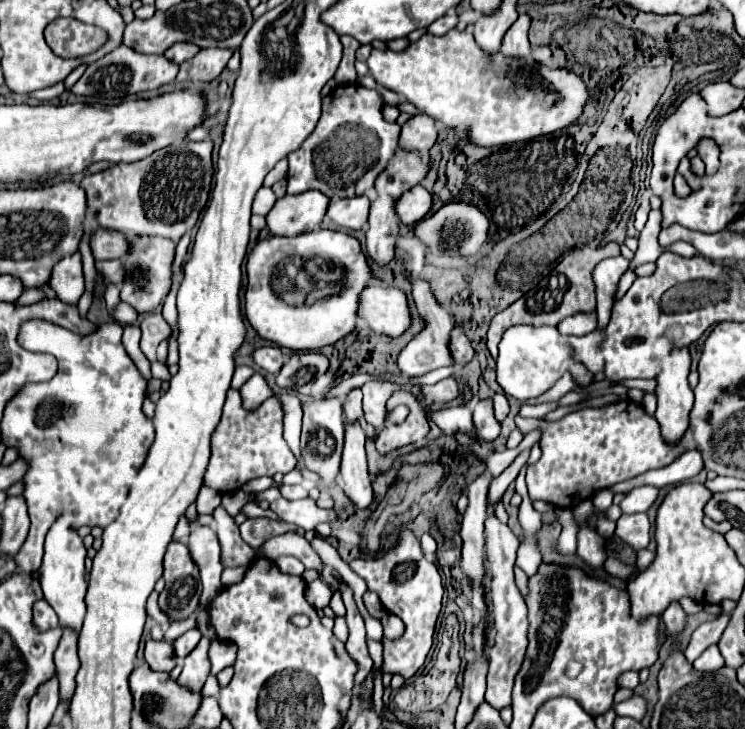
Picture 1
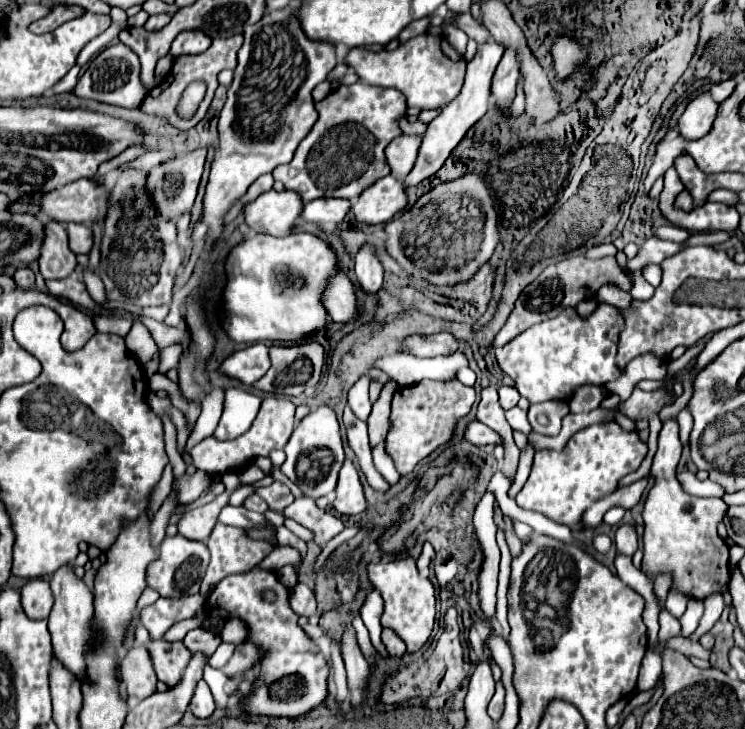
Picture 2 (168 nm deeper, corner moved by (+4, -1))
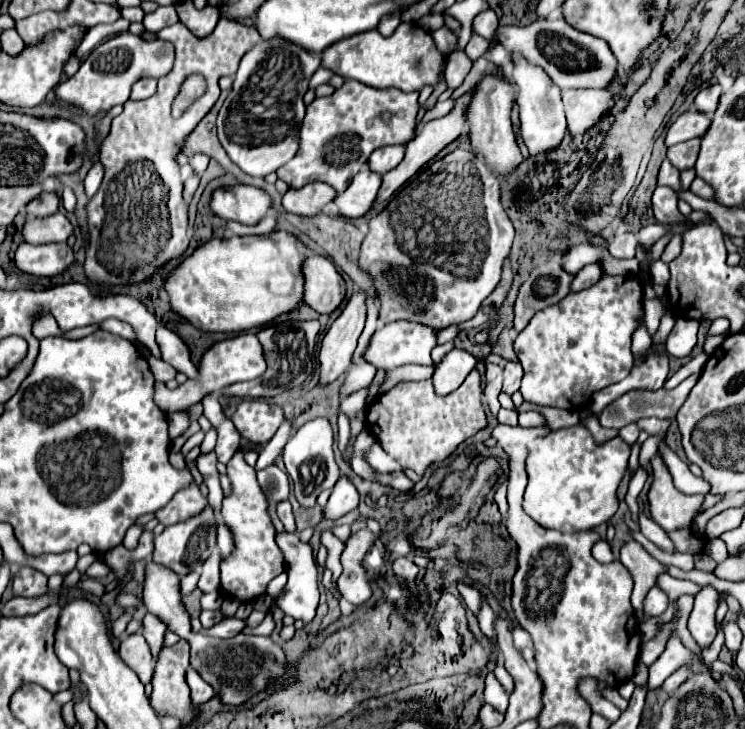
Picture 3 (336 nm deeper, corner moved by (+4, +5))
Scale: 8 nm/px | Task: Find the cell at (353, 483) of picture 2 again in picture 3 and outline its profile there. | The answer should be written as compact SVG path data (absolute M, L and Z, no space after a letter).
M341 477L331 491L327 505L323 507L323 519L337 521L339 517L357 509L357 503L359 503L359 493L355 485L347 477Z

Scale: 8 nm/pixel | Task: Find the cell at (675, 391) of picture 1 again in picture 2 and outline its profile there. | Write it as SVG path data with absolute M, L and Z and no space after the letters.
M669 419L663 423L659 431L659 447L653 457L651 475L655 485L651 487L643 521L643 545L645 555L641 563L641 571L655 579L661 573L671 575L671 589L687 595L691 599L705 601L711 595L723 595L729 591L729 545L717 535L717 523L725 515L725 501L717 497L693 497L689 495L681 483L677 481L675 467L681 457L681 443L679 443L679 423L677 419Z

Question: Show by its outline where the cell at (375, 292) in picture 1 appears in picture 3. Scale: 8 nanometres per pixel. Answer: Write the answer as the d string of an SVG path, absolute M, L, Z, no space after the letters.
M307 253L301 265L303 303L317 313L331 313L345 297L345 281L337 275L335 265L315 253Z

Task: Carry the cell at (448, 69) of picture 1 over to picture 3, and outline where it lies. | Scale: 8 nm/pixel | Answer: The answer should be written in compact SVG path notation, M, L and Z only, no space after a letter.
M401 23L389 37L371 29L371 33L359 33L331 45L331 49L325 49L321 55L321 67L341 75L343 79L355 79L377 89L397 87L401 91L421 91L423 85L437 83L443 57L427 31L413 23Z

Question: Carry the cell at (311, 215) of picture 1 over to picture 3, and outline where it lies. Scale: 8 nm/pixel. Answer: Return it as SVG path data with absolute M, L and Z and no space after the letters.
M251 185L223 187L211 193L209 209L223 221L255 225L271 209L271 195Z

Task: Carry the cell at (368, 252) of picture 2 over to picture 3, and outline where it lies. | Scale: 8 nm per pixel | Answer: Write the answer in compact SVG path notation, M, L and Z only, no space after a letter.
M365 291L355 293L341 315L325 333L319 349L319 385L329 385L343 377L351 367L351 357L365 323Z

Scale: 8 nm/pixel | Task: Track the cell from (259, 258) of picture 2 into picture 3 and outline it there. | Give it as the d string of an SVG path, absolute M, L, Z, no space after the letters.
M273 231L261 237L223 237L201 243L189 257L185 257L165 281L165 291L169 295L171 309L185 317L201 331L233 331L241 333L253 327L261 327L275 317L289 313L303 299L303 275L299 273L299 265L303 263L303 247L287 231Z

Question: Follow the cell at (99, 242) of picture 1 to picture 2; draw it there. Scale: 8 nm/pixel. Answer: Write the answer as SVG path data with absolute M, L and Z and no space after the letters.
M69 223L69 243L71 243L71 249L75 253L83 253L83 255L89 255L91 249L93 249L93 231L91 227L83 225L83 223Z

